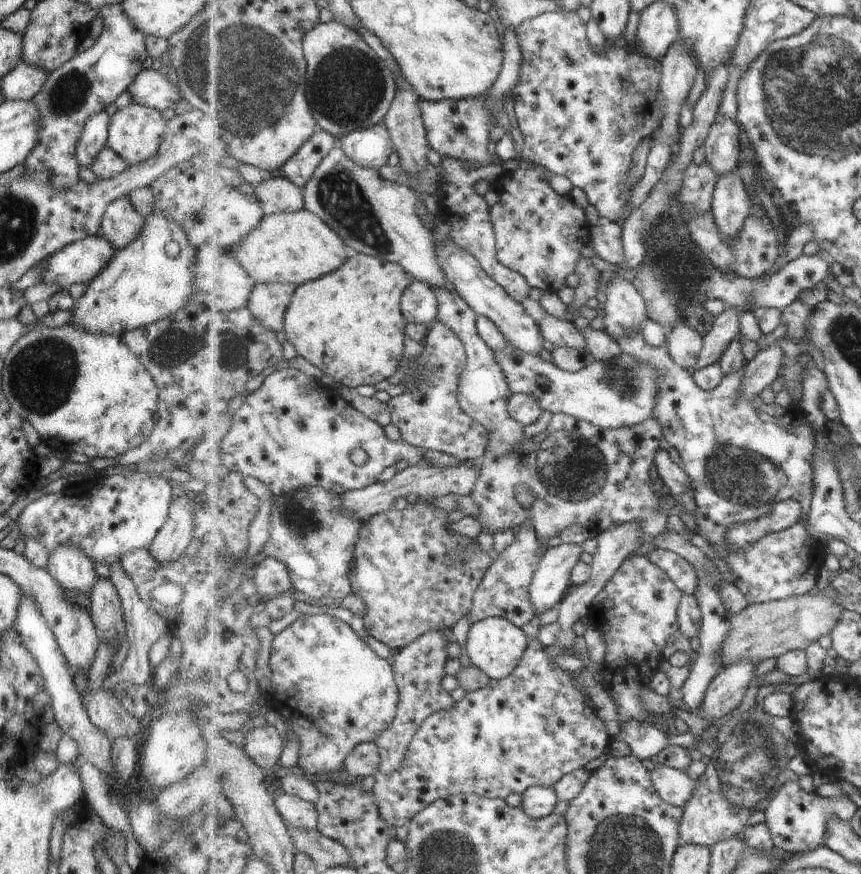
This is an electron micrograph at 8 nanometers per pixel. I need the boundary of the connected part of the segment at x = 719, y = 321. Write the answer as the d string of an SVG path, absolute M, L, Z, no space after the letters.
M727 307L726 310L715 317L709 331L704 336L704 347L700 359L691 372L720 362L720 358L726 352L728 346L736 337L740 336L741 318L745 311L751 312L748 309Z

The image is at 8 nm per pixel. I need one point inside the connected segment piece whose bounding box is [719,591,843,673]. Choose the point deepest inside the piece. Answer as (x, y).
(768, 630)

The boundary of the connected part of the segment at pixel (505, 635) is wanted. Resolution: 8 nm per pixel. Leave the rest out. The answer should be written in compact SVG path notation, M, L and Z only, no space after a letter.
M491 617L470 624L466 636L466 652L471 664L478 666L492 679L504 679L514 673L522 661L530 639L521 628L503 617Z

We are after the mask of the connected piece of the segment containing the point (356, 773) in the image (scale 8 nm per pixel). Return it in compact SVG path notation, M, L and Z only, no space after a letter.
M376 742L363 743L355 747L346 758L344 767L357 781L375 776L380 772L381 759Z

